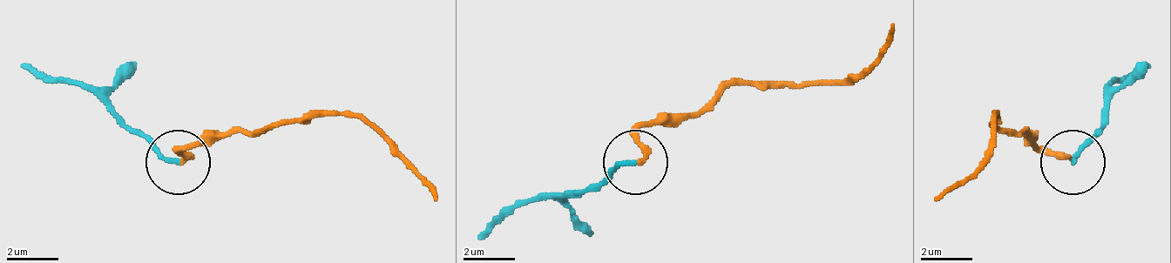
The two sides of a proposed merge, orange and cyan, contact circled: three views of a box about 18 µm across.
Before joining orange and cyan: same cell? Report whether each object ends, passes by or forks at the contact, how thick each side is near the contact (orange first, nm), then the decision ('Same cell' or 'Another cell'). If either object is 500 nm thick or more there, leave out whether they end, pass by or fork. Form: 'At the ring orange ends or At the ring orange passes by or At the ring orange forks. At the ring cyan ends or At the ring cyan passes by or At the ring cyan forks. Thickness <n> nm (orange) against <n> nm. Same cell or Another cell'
At the ring orange ends. At the ring cyan ends. Thickness 200 nm (orange) against 190 nm. Another cell

